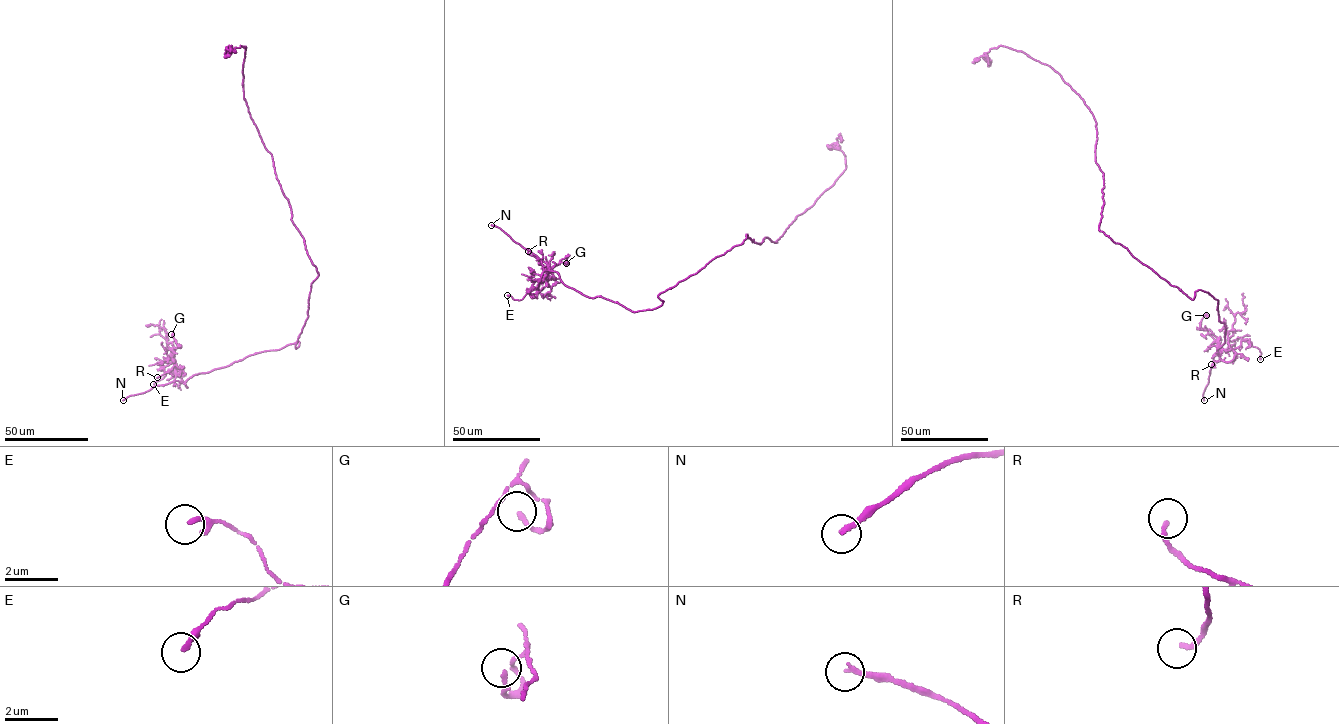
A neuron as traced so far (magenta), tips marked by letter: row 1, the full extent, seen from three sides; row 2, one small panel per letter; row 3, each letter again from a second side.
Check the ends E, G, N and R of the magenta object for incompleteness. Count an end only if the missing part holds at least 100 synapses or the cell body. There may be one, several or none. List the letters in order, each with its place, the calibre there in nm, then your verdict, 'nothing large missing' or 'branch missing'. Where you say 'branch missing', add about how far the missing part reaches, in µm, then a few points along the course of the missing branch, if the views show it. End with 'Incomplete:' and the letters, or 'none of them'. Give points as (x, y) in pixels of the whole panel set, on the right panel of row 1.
E: place (1260, 359); calibre 200 nm; nothing large missing
G: place (1206, 315); calibre 150 nm; nothing large missing
N: place (1204, 400); calibre 200 nm; branch missing; missing 10 µm
R: place (1211, 364); calibre 180 nm; nothing large missing
Incomplete: N

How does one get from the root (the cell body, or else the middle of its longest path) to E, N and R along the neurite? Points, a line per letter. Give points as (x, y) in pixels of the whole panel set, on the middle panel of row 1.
E: (730, 250), (659, 294), (662, 304), (652, 309), (633, 312), (589, 298), (548, 270), (532, 297), (507, 295)
N: (730, 250), (659, 294), (660, 306), (633, 312), (567, 287), (558, 273), (545, 270), (538, 257), (491, 225)
R: (730, 250), (659, 294), (660, 306), (633, 312), (582, 295), (554, 271), (539, 284), (549, 271), (528, 251)

